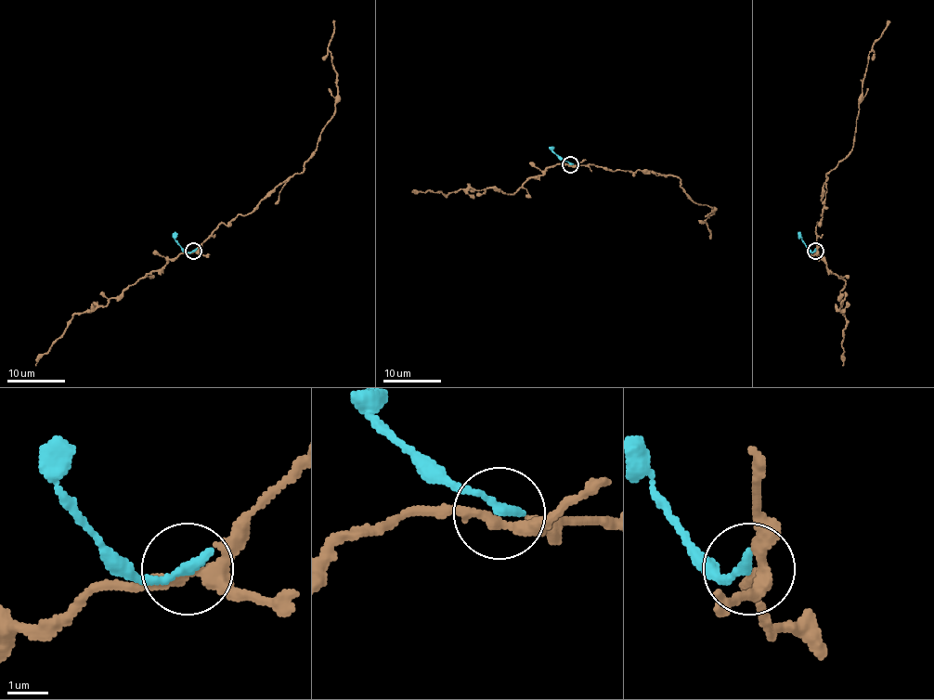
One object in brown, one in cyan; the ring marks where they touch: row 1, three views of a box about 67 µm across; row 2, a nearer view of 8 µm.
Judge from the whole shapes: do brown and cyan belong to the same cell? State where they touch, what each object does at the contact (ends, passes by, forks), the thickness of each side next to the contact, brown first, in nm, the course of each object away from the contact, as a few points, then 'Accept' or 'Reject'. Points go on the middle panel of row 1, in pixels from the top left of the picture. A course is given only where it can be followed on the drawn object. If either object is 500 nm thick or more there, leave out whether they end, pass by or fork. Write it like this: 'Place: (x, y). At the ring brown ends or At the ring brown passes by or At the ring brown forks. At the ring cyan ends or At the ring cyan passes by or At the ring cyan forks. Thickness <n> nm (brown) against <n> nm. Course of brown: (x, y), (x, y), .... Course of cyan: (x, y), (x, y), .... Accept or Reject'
Place: (570, 164). At the ring brown forks. At the ring cyan ends. Thickness 240 nm (brown) against 280 nm. Course of brown: (569, 164), (672, 174), (694, 202), (712, 208), (713, 213), (705, 221), (710, 231), (708, 239). Course of cyan: (569, 164), (551, 147). Accept

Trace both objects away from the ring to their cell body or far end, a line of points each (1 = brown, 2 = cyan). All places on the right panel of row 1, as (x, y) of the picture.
1: (816, 251), (825, 174), (853, 145), (872, 44), (889, 20)
2: (816, 251), (812, 252), (804, 244), (798, 232)

